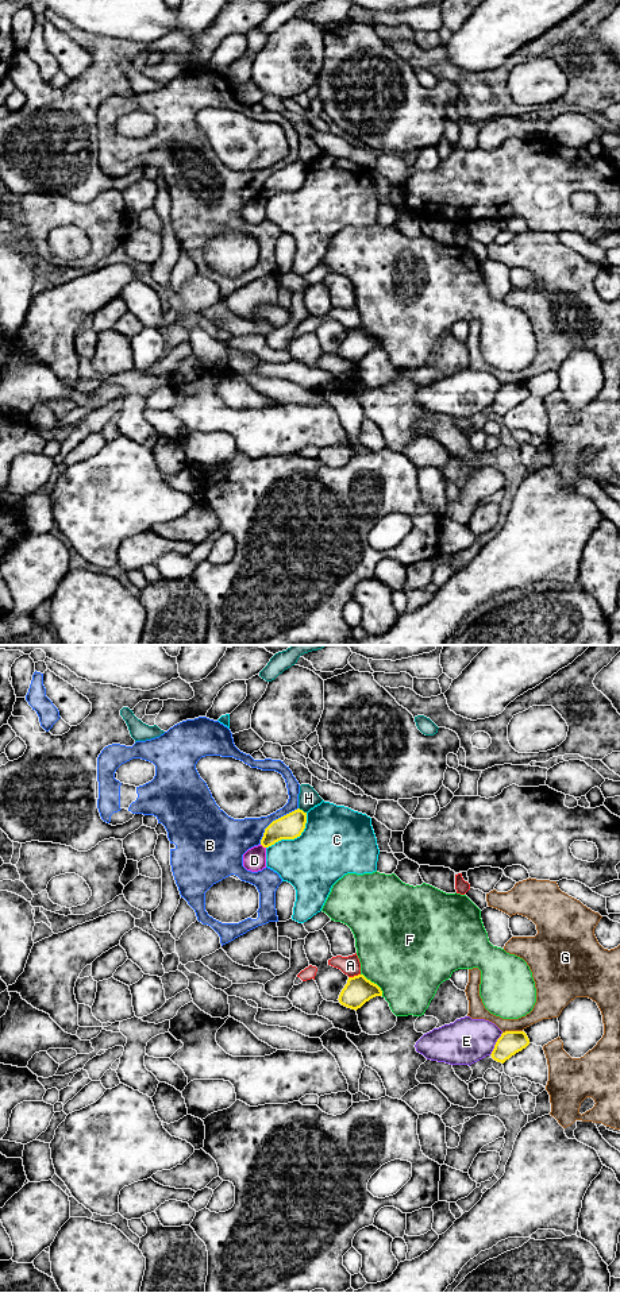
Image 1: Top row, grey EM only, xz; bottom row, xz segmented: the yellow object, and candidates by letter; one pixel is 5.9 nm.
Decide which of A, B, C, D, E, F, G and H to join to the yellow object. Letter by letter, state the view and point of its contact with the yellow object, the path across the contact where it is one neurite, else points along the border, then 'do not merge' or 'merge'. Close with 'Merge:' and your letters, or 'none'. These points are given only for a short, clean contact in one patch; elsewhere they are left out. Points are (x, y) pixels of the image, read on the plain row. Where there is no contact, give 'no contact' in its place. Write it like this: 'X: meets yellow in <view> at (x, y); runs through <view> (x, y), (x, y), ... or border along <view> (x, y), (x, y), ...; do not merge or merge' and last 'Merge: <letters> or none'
A: meets yellow in xz at (354, 328); do not merge
B: meets yellow in xz at (273, 173); do not merge
C: meets yellow in xz at (293, 190); do not merge
D: meets yellow in xz at (264, 199); border along xz (261, 196), (265, 200); do not merge
E: meets yellow in xz at (496, 396); do not merge
F: meets yellow in xz at (373, 335); do not merge
G: meets yellow in xz at (512, 383); do not merge
H: meets yellow in xz at (301, 162); do not merge
Merge: none

